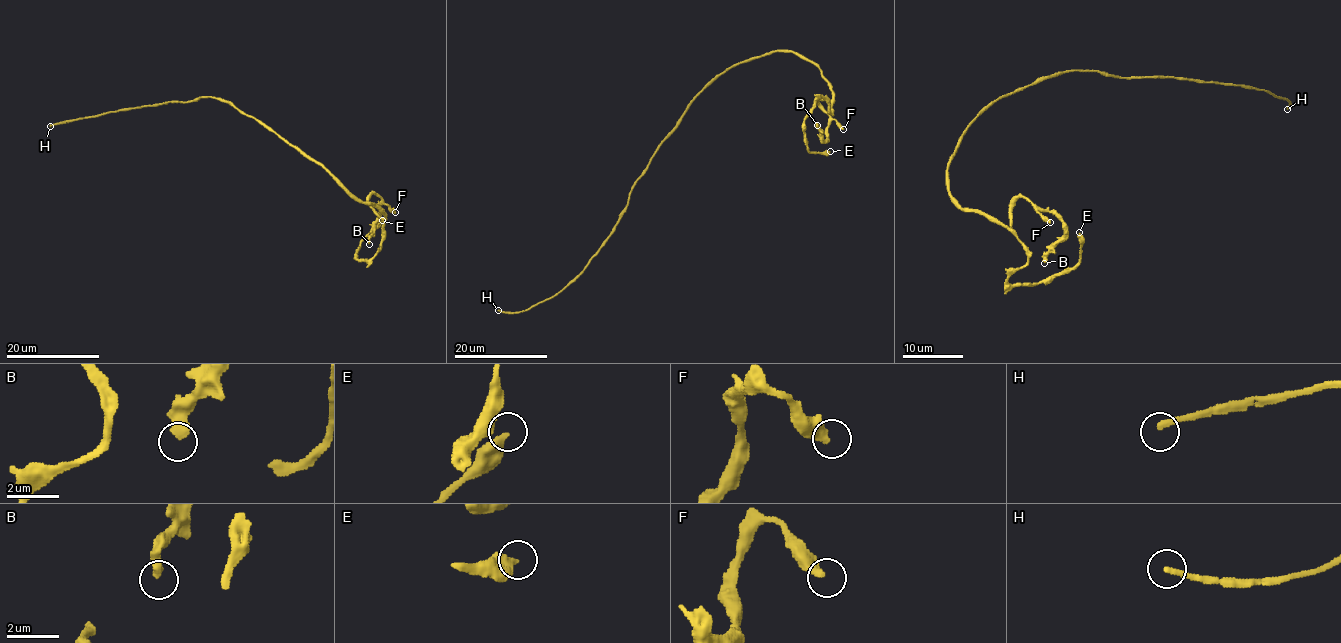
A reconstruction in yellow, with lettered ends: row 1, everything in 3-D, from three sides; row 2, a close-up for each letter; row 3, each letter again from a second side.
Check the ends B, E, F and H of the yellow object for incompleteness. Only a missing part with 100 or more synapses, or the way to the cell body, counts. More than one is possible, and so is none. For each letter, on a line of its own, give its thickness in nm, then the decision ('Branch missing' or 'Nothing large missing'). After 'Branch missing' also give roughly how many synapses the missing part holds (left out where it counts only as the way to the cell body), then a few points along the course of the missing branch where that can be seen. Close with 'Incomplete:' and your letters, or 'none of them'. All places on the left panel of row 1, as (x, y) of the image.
B: Thickness 420 nm. Nothing large missing
E: Thickness 420 nm. Nothing large missing
F: Thickness 400 nm. Nothing large missing
H: Thickness 220 nm. Branch missing. Roughly 250 synapses
Incomplete: H

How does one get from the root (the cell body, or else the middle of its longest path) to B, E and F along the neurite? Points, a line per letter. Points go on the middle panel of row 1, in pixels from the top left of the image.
B: (709, 84), (739, 63), (792, 51), (832, 92), (817, 99), (830, 117), (825, 140), (817, 125)
E: (709, 84), (759, 56), (802, 55), (832, 92), (832, 110), (819, 97), (804, 120), (805, 144), (830, 151)
F: (709, 84), (739, 63), (777, 51), (792, 51), (819, 69), (830, 86), (832, 98), (817, 102), (843, 129)

